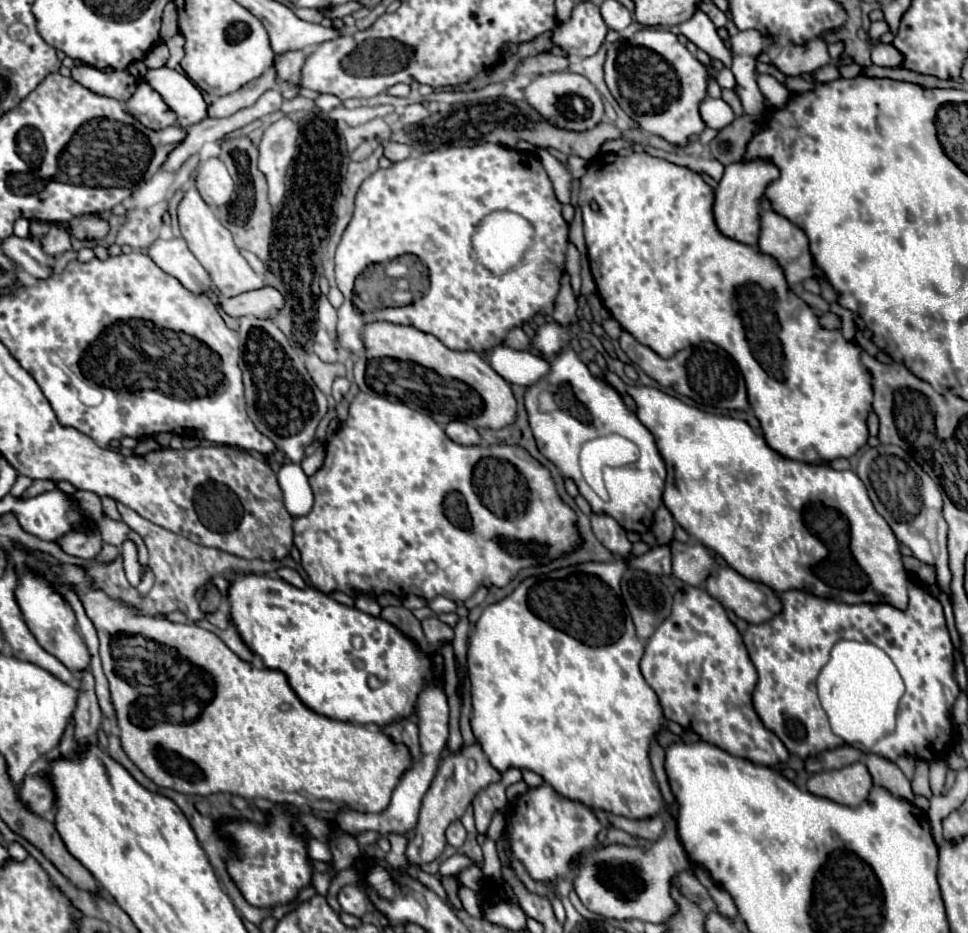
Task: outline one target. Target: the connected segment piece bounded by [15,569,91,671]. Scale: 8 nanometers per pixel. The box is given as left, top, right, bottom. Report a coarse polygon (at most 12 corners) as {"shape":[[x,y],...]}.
{"shape":[[21,569],[15,597],[39,645],[67,669],[91,655],[69,603]]}

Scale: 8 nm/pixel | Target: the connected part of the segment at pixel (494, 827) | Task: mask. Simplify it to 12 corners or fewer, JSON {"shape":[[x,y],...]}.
{"shape":[[501,813],[493,815],[487,835],[499,839],[505,829],[505,819]]}

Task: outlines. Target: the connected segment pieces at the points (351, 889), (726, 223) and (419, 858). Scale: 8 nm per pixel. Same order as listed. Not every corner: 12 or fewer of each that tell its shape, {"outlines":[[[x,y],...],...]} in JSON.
{"outlines":[[[357,885],[341,887],[337,901],[349,915],[363,917],[367,899]],[[769,159],[725,165],[715,191],[719,229],[757,245],[761,201],[779,177]],[[479,743],[439,765],[407,859],[441,855],[447,825],[501,773]]]}

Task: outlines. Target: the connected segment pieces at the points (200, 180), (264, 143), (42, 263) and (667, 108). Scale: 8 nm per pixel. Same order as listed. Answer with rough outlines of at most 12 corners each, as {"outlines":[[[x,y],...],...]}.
{"outlines":[[[221,159],[197,169],[197,191],[209,207],[225,205],[235,191]],[[283,117],[257,145],[271,205],[285,195],[299,127]],[[11,235],[1,251],[37,279],[53,273],[39,241]],[[669,29],[607,45],[605,83],[643,131],[685,145],[709,67]]]}

